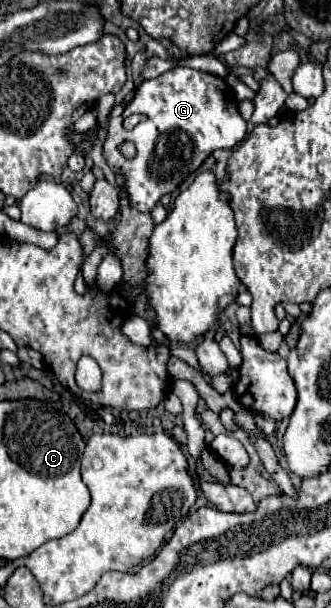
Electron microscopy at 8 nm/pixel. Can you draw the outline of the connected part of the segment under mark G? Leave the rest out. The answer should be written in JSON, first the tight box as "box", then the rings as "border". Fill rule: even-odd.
{"box":[103,68,245,212],"border":[[[173,68],[169,72],[159,74],[157,78],[145,80],[137,92],[135,98],[127,104],[125,112],[145,112],[147,120],[139,122],[133,130],[125,130],[123,128],[123,118],[125,116],[111,116],[109,124],[107,124],[107,140],[103,146],[103,156],[105,162],[109,164],[109,168],[115,174],[121,174],[125,178],[125,194],[129,198],[129,204],[133,208],[137,208],[139,212],[151,212],[155,208],[155,204],[165,196],[171,194],[191,172],[195,172],[205,160],[207,156],[217,150],[217,148],[235,148],[243,136],[245,136],[245,120],[241,118],[239,110],[237,110],[237,98],[233,94],[233,90],[227,86],[227,82],[223,78],[217,78],[213,74],[201,72],[201,70],[193,70],[193,68]],[[123,140],[133,140],[137,142],[137,156],[127,160],[121,152],[119,152],[119,144]]]}

